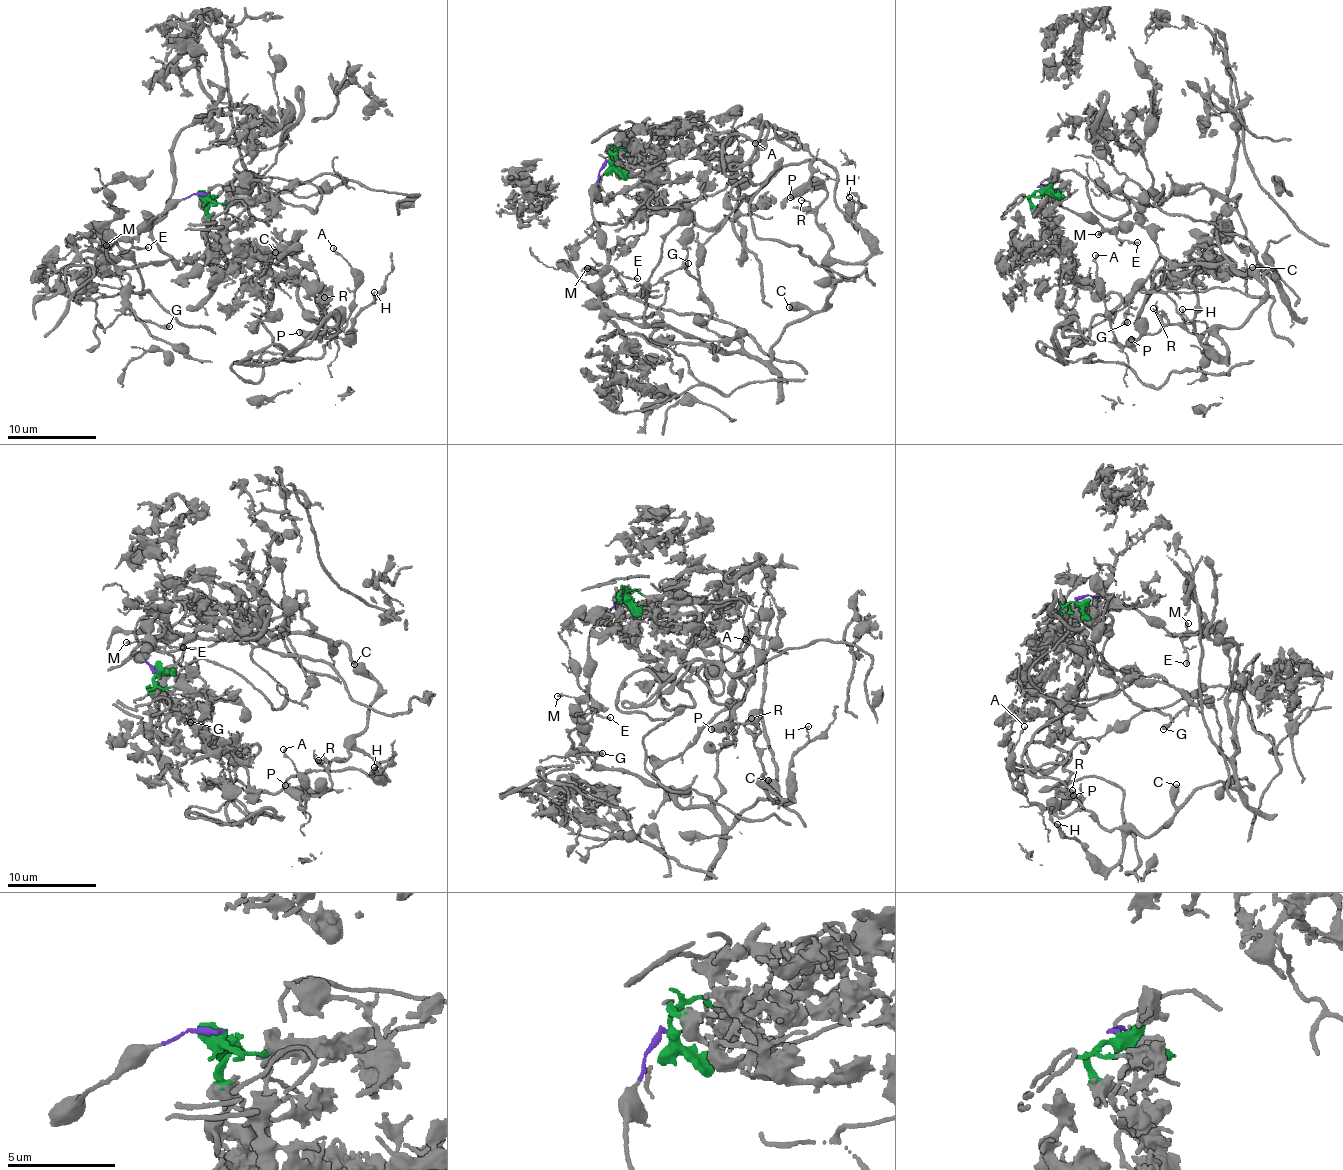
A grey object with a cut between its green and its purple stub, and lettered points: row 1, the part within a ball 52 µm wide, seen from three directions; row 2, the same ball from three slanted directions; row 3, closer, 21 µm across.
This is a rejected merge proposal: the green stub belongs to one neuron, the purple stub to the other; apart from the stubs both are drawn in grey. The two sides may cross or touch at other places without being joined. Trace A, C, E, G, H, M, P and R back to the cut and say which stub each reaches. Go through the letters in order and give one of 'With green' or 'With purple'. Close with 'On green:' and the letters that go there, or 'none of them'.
A: With purple
C: With purple
E: With purple
G: With purple
H: With purple
M: With purple
P: With purple
R: With purple
On green: none of them

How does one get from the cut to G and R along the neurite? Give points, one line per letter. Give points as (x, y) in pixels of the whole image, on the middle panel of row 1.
G: (610, 161), (591, 202), (597, 240), (607, 254), (601, 303), (641, 323), (644, 294), (689, 263)
R: (610, 161), (591, 202), (598, 299), (722, 352), (768, 360), (826, 307), (831, 237), (802, 200)

